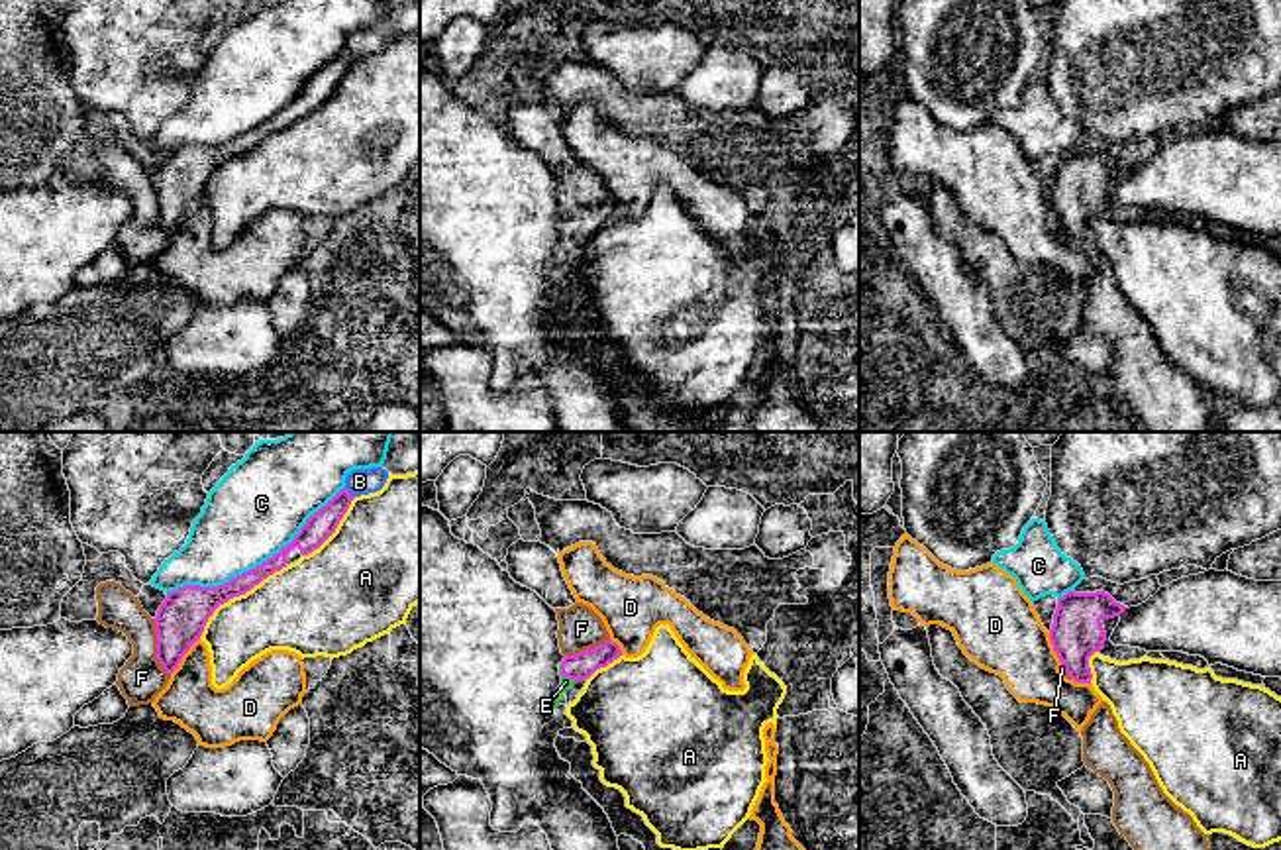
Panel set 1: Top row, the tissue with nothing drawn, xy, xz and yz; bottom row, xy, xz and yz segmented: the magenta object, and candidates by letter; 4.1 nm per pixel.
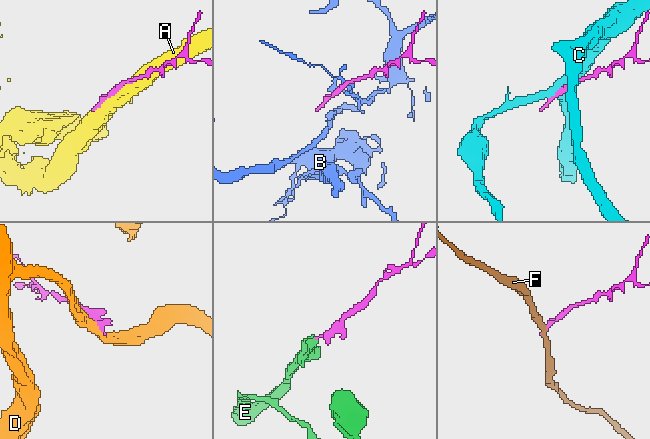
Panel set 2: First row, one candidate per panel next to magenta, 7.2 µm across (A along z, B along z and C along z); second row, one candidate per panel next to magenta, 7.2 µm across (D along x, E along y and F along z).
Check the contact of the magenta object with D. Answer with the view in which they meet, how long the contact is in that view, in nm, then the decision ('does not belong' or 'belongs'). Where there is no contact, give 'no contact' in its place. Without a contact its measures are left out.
meets magenta in xy; contact 190 nm long; does not belong

